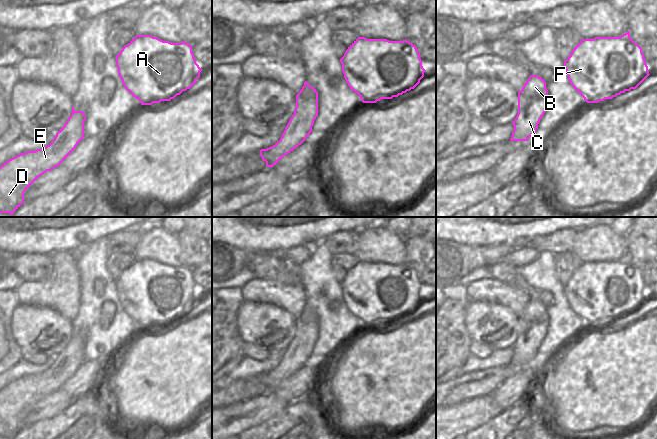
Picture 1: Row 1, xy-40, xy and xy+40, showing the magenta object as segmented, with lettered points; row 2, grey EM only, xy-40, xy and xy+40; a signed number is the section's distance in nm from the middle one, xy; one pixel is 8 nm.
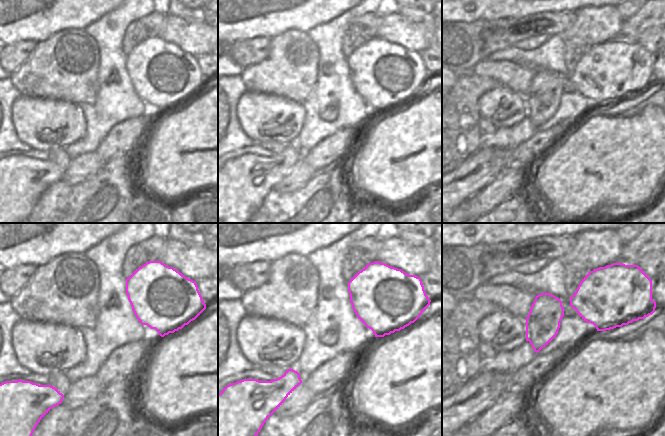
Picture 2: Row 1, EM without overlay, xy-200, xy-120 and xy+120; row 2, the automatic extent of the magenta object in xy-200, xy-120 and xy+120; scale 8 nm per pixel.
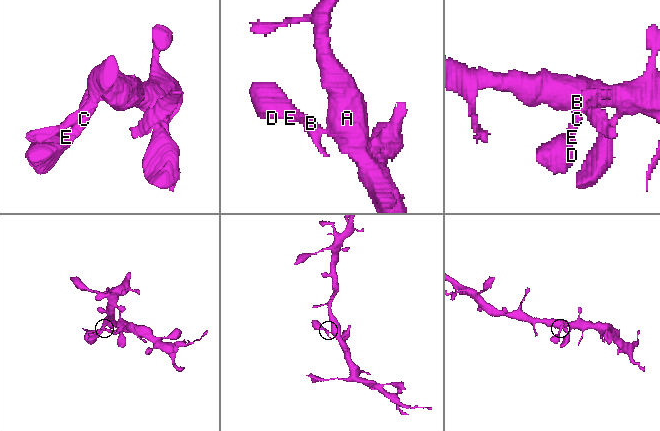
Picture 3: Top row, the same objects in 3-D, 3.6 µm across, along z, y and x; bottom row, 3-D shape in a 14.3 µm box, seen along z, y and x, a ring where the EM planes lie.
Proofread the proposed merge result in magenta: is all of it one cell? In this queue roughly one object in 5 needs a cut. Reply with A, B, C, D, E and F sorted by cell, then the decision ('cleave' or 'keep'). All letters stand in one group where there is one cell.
A B C D E F | keep

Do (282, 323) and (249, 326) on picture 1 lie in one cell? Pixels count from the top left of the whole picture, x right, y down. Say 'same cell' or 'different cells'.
same cell

